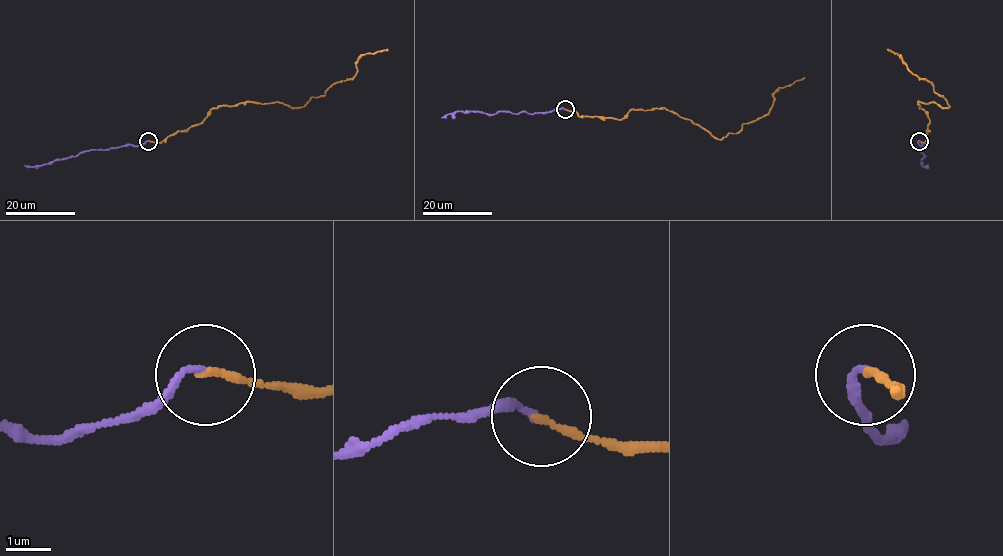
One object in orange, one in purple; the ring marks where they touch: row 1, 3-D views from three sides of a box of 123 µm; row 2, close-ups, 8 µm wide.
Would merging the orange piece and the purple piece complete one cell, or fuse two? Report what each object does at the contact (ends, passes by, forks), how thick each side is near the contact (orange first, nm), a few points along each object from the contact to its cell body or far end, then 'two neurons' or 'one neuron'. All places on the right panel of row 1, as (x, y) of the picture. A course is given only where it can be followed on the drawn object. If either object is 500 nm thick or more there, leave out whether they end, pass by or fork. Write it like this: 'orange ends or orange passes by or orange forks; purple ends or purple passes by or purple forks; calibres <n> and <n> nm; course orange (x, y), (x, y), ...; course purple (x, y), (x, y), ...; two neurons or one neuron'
orange ends; purple ends; calibres 180 and 140 nm; course orange (919, 141), (925, 142), (929, 123), (917, 102), (949, 106), (932, 84), (912, 73), (888, 49); course purple (919, 141), (924, 147), (921, 165), (927, 165); one neuron

